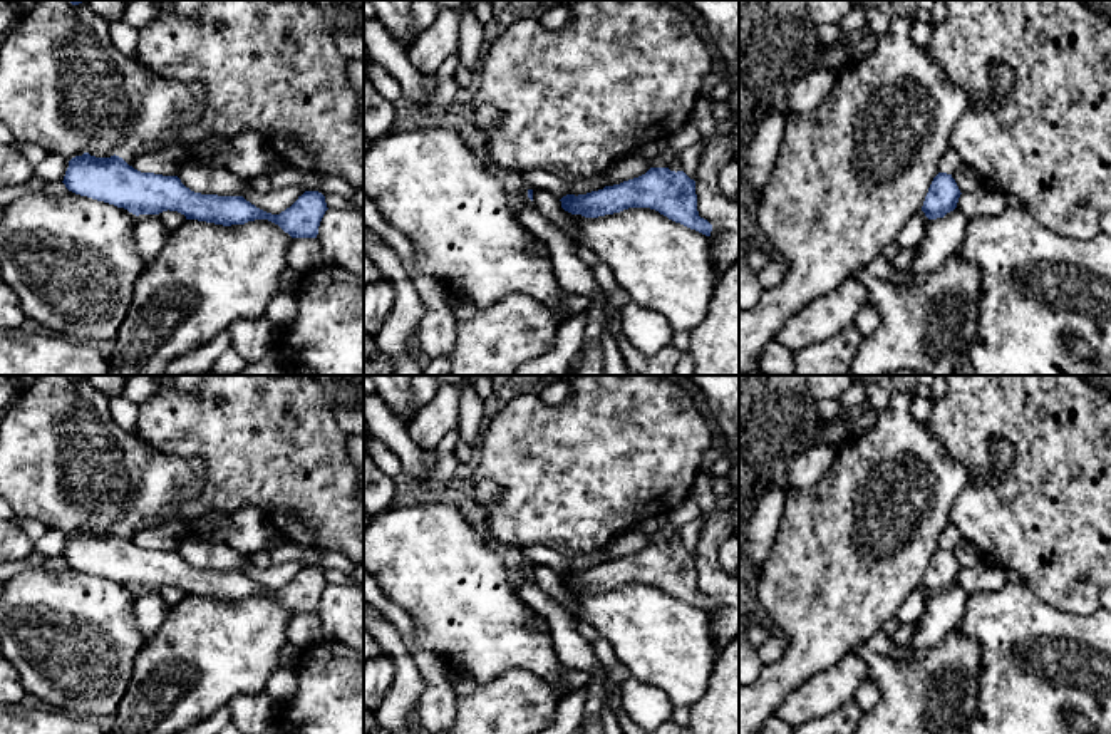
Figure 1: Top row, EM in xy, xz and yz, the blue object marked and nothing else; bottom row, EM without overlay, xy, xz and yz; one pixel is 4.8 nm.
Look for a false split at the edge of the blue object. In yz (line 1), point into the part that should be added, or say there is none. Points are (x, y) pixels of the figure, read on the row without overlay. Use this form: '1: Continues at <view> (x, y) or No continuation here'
1: No continuation here

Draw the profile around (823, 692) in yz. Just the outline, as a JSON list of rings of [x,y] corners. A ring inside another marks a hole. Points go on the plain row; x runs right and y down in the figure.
[[[855,654],[806,679],[793,689],[776,716],[789,726],[823,717],[855,699],[856,690],[870,679],[868,665]]]

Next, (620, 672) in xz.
[[[618,660],[615,664],[615,667],[612,669],[612,672],[607,674],[607,677],[605,677],[605,694],[607,694],[607,699],[610,695],[610,690],[615,685],[622,685],[628,677],[632,677],[628,667]]]

